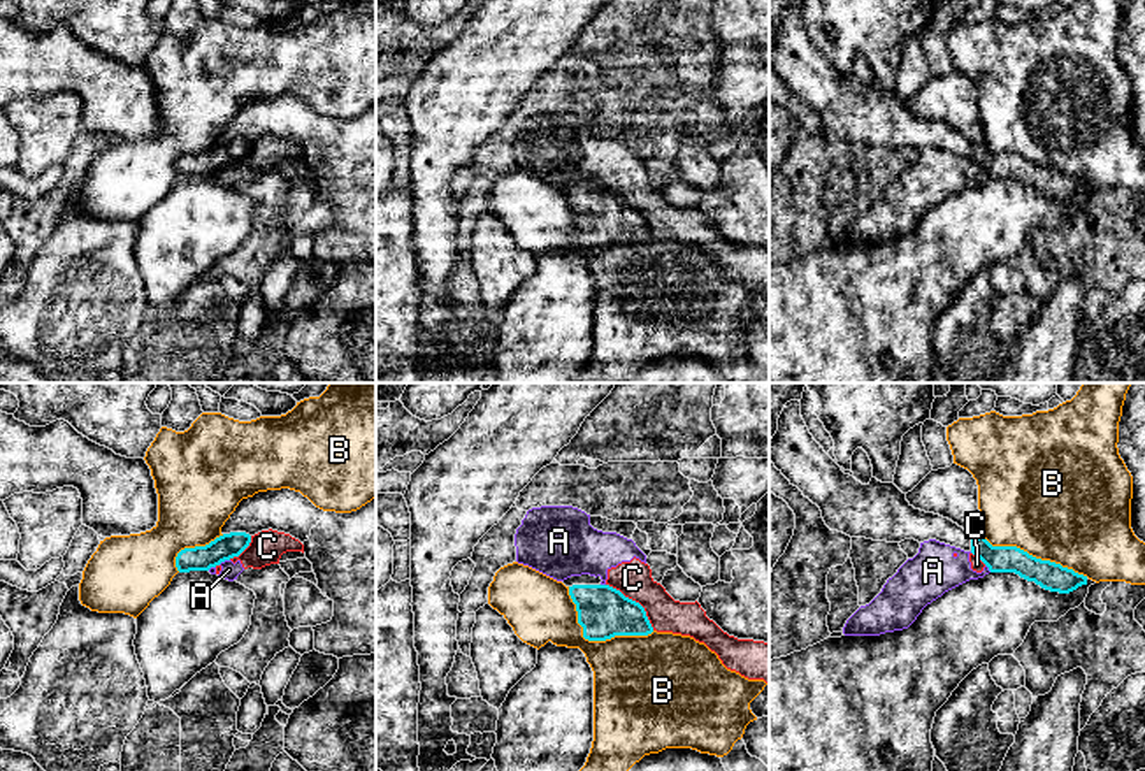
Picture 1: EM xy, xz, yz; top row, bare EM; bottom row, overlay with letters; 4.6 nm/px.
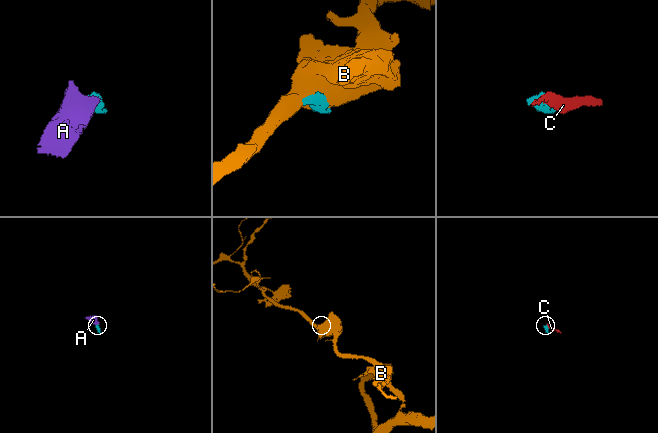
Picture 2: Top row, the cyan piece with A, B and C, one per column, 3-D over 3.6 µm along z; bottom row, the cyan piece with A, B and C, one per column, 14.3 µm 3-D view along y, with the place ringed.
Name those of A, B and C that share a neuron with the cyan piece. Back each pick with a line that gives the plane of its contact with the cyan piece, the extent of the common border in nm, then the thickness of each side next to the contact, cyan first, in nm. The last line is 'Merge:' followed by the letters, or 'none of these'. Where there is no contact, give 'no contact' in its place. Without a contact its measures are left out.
Merge: none of these

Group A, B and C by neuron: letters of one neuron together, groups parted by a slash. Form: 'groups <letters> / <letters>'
groups A C / B

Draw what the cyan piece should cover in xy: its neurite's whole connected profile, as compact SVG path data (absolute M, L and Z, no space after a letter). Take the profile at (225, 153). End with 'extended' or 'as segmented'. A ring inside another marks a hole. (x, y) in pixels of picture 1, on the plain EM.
M230 139L216 144L205 153L184 155L176 163L179 179L209 177L225 167L239 163L251 149L246 139Z; as segmented

